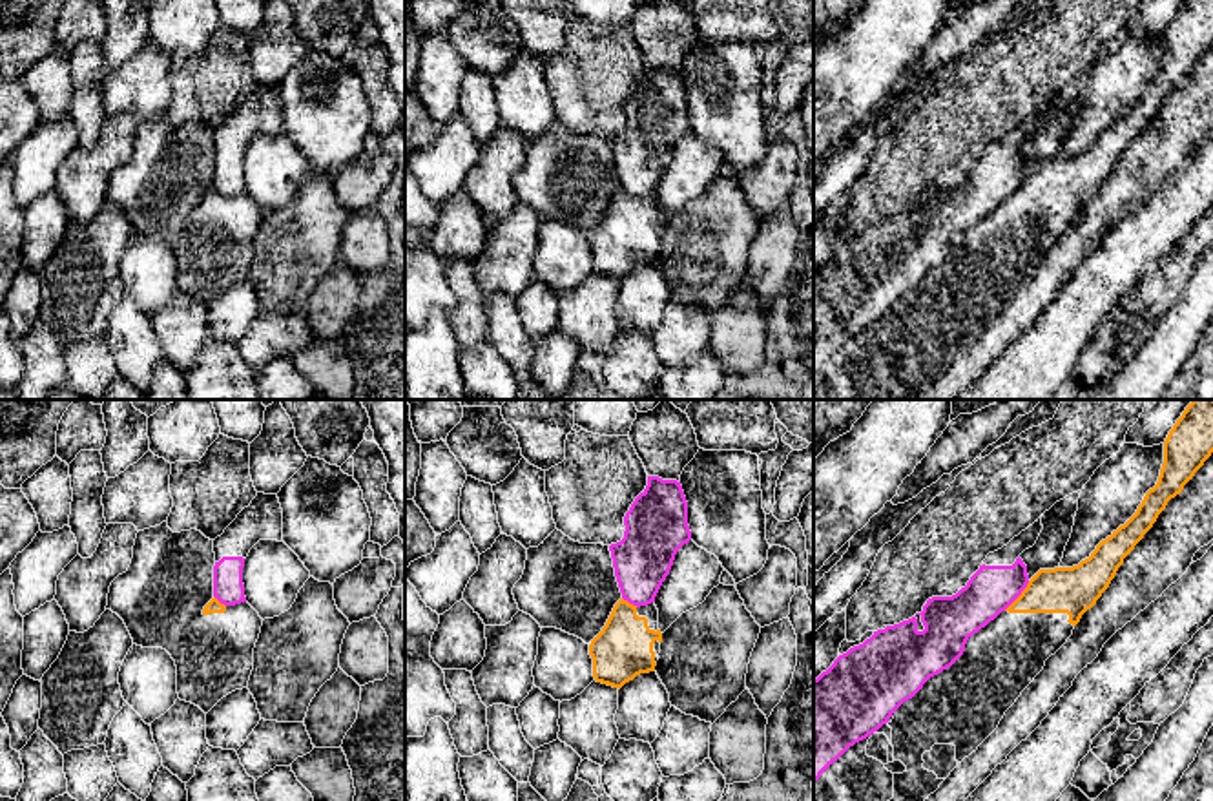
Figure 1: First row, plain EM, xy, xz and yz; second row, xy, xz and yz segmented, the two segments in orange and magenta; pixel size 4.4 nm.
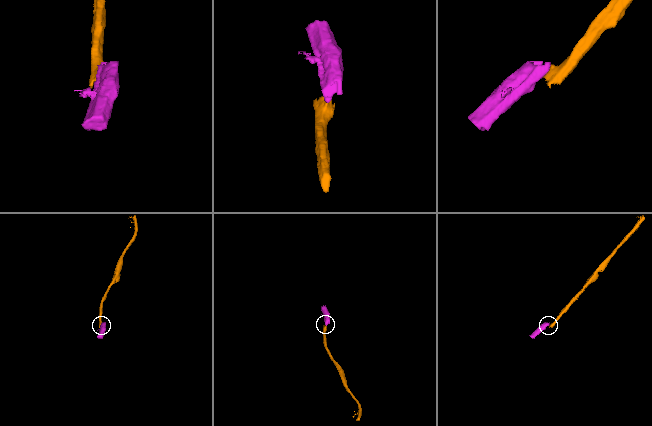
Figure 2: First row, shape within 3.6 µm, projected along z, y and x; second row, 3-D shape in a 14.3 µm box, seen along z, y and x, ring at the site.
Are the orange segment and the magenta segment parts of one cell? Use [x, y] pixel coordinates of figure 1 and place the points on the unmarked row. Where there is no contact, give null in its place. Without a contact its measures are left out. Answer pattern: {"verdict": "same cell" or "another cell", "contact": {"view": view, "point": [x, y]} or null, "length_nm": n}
{"verdict": "another cell", "contact": {"view": "yz", "point": [1020, 187]}, "length_nm": 180}

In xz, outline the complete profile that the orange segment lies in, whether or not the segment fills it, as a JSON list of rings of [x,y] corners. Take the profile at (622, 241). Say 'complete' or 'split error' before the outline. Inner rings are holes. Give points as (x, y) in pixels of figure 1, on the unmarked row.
complete; [[[620,190],[589,235],[595,272],[620,281],[637,266],[655,263],[657,232],[662,234],[660,221],[651,221],[648,210],[637,206],[637,197]]]

